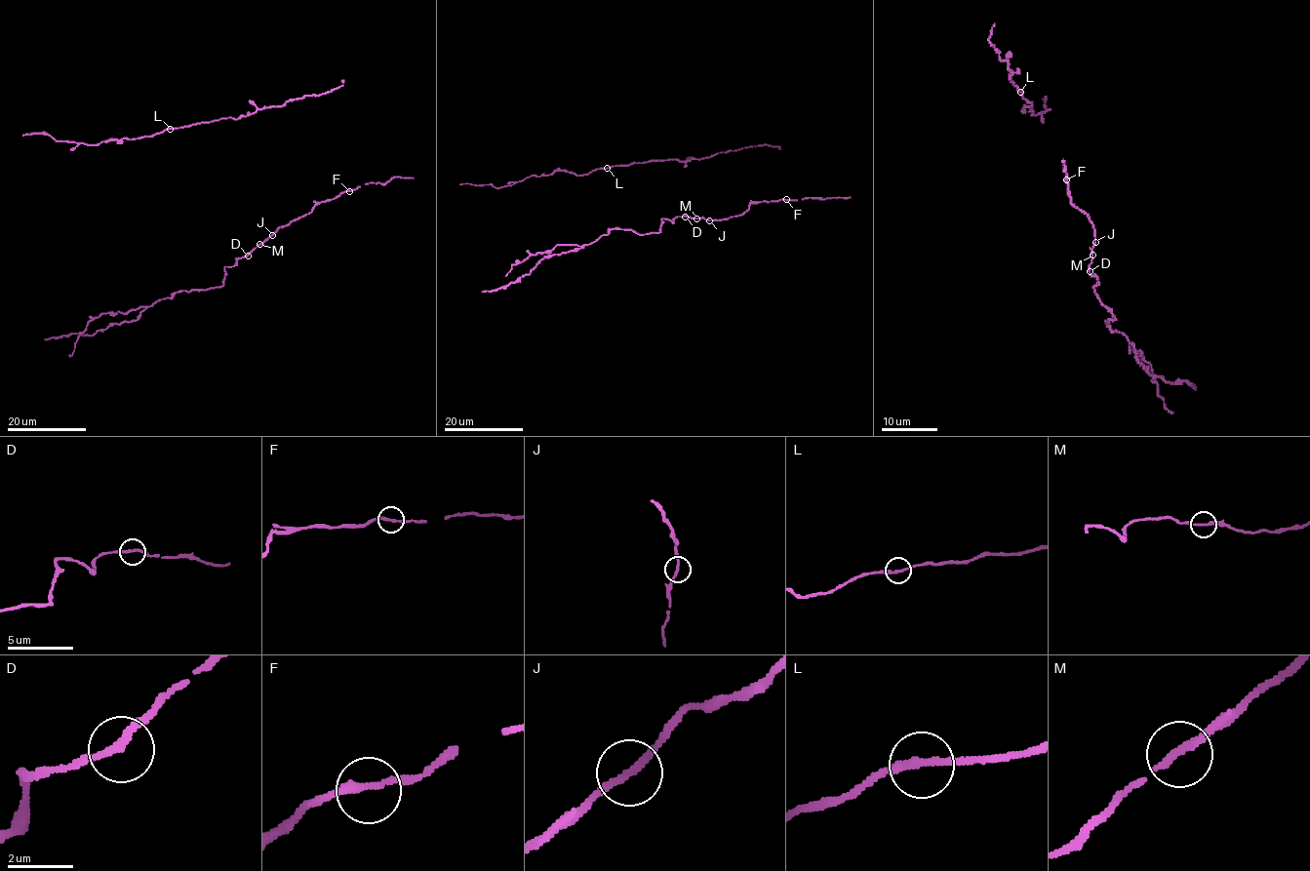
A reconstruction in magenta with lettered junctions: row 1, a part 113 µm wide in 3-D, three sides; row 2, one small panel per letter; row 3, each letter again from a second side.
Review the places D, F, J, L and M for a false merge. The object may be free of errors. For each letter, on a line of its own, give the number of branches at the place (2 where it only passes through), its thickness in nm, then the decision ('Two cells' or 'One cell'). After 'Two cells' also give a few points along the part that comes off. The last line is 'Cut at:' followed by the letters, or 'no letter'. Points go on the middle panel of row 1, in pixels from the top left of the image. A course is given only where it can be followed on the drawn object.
D: Branches: 2. Thickness 200 nm. One cell
F: Branches: 2. Thickness 200 nm. One cell
J: Branches: 2. Thickness 200 nm. One cell
L: Branches: 2. Thickness 200 nm. One cell
M: Branches: 2. Thickness 190 nm. One cell
Cut at: no letter

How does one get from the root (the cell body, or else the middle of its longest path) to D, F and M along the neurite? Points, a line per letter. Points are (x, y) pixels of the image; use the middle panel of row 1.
D: (750, 200), (753, 201), (741, 215), (722, 220), (685, 217)
F: (750, 200), (786, 199)
M: (750, 200), (753, 201), (741, 215), (722, 220), (696, 218)

